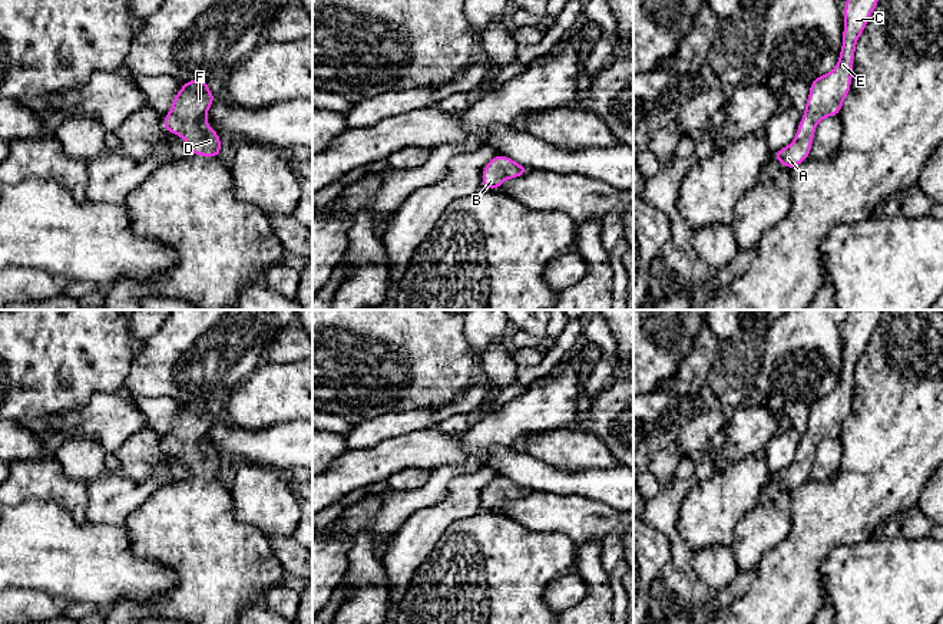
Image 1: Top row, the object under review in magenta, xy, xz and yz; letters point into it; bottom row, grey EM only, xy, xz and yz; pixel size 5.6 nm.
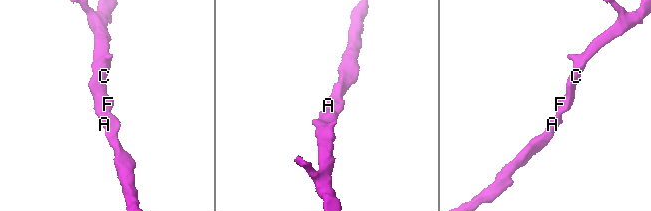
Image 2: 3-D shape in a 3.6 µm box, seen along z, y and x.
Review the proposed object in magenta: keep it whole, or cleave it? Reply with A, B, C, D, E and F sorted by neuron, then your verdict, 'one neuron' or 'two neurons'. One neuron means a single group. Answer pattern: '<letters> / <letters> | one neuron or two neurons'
A B C D E F | one neuron

